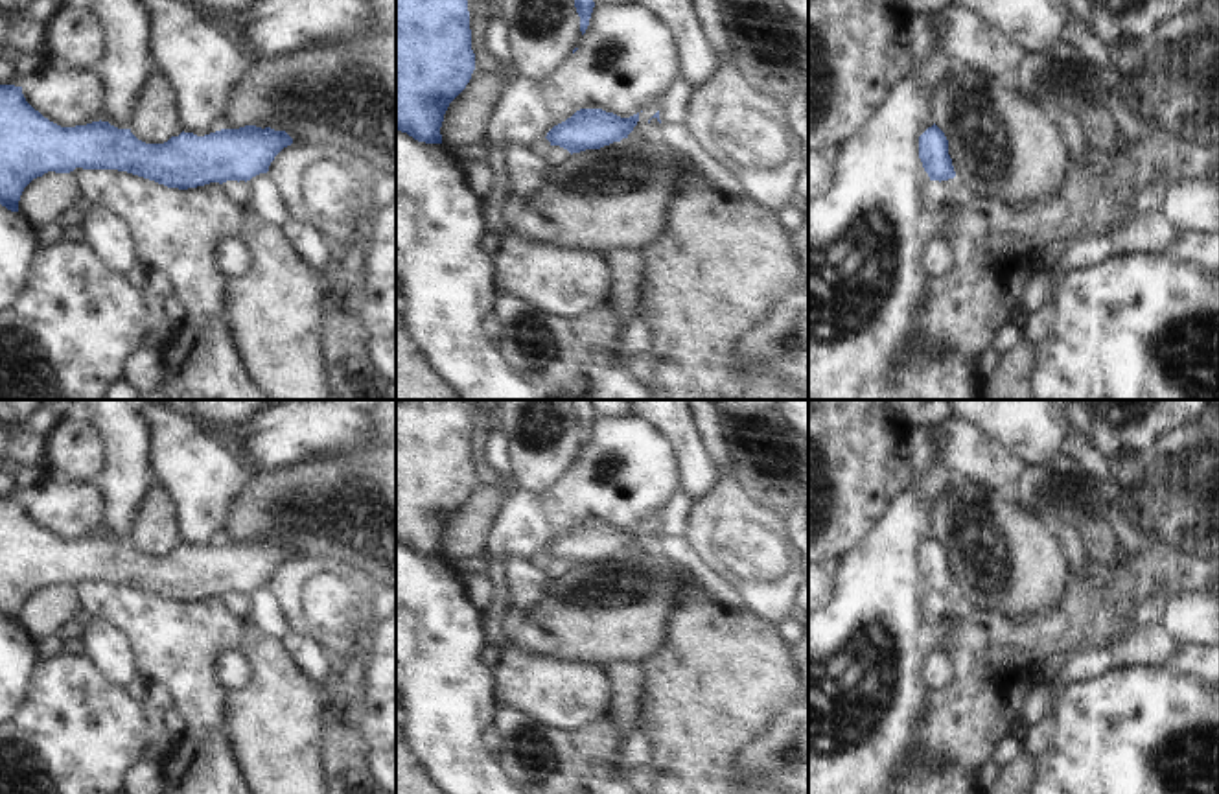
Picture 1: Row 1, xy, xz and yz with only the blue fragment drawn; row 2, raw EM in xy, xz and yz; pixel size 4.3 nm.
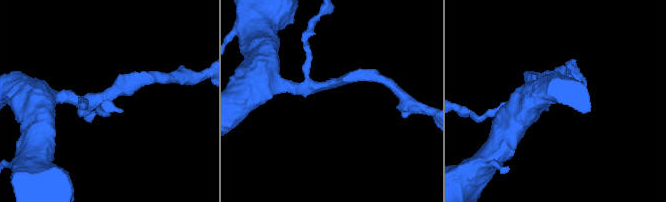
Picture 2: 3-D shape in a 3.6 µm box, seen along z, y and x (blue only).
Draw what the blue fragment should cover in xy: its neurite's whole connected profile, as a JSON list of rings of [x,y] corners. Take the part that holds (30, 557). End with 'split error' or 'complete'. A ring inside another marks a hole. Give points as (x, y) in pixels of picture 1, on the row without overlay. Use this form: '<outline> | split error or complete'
[[[0,497],[0,617],[18,625],[24,601],[48,584],[127,584],[168,601],[250,593],[267,586],[293,551],[285,543],[245,538],[204,549],[180,545],[164,556],[145,556],[131,542],[109,534],[61,540],[24,510],[22,499]]] | complete

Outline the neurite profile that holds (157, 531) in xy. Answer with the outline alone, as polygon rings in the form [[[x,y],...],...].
[[[158,485],[144,497],[131,545],[145,556],[164,556],[182,545],[175,505]]]

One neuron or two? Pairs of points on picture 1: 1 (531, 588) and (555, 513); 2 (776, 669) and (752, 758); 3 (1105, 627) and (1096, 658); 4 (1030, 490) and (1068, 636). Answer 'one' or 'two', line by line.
1: two
2: two
3: two
4: two

